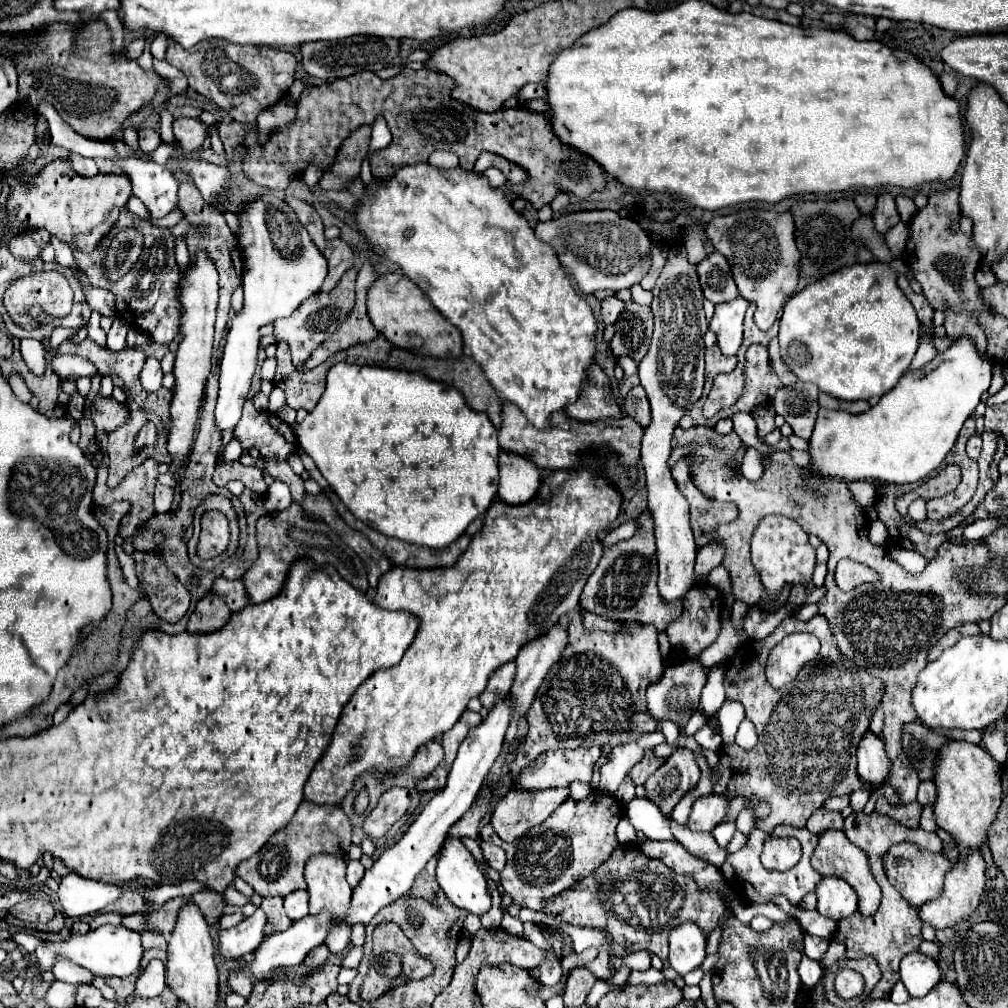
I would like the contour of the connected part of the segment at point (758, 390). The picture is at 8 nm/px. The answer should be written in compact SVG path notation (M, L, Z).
M751 345L745 353L745 389L743 395L733 403L733 407L721 409L713 421L723 417L733 417L733 413L743 411L751 413L759 405L769 405L773 401L775 391L783 385L777 377L777 373L771 367L767 347L763 345Z

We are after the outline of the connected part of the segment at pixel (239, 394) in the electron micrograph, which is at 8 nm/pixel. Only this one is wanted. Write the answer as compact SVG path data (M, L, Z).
M257 197L239 205L239 251L243 257L243 311L231 323L227 345L219 367L219 399L215 409L215 425L225 435L235 429L241 419L241 407L247 399L251 379L257 365L259 327L279 317L291 315L307 297L321 289L327 275L327 261L317 245L299 223L293 209L283 199Z

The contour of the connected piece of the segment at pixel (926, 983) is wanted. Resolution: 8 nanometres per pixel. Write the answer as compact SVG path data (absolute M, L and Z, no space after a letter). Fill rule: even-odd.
M921 951L907 953L901 959L899 973L911 997L925 997L927 991L941 981L941 971L937 963L929 955L923 955Z

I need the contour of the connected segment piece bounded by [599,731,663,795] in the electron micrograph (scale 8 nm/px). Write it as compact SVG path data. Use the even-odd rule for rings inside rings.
M653 731L653 733L641 735L635 743L625 743L625 745L611 747L607 761L599 769L599 773L601 773L599 791L607 793L607 795L615 795L619 783L625 779L625 773L629 773L631 765L641 761L645 749L651 749L659 743L663 743L663 733Z

